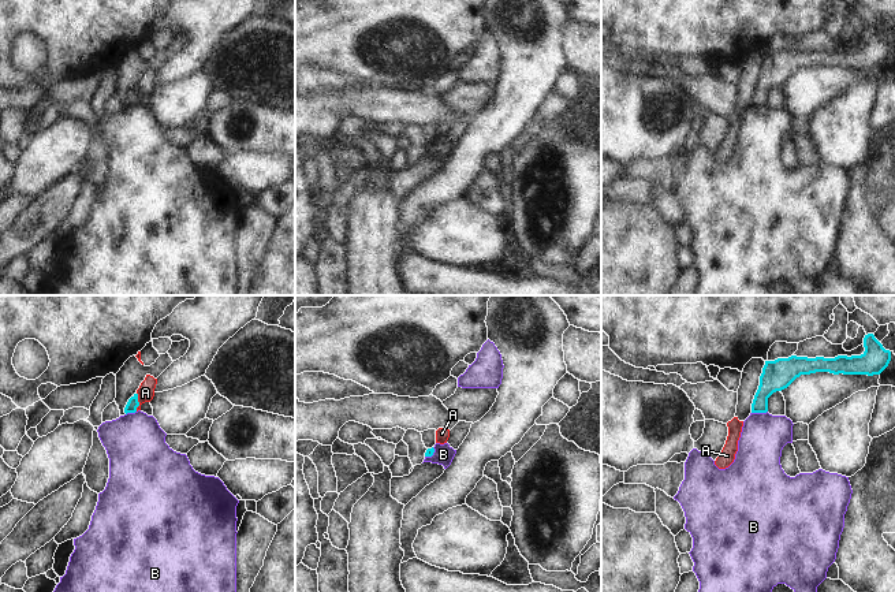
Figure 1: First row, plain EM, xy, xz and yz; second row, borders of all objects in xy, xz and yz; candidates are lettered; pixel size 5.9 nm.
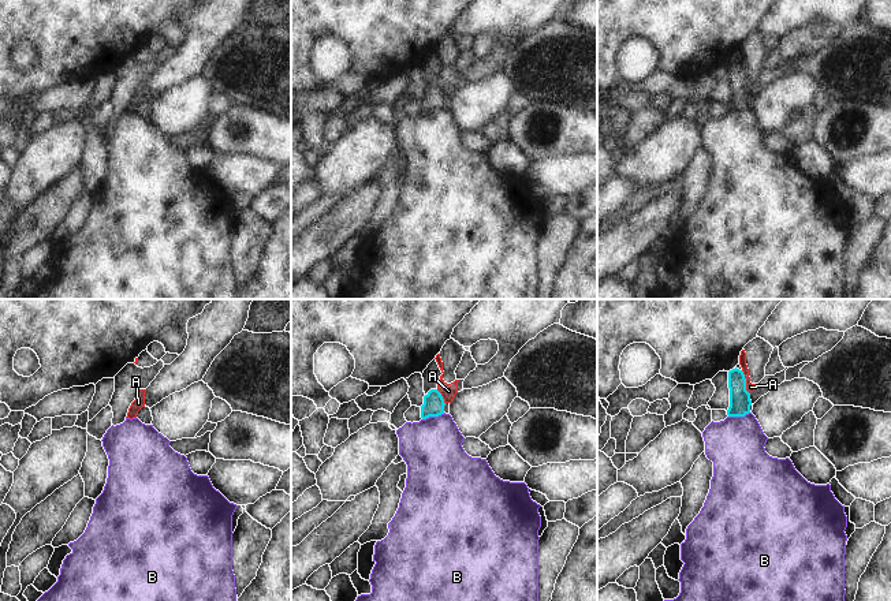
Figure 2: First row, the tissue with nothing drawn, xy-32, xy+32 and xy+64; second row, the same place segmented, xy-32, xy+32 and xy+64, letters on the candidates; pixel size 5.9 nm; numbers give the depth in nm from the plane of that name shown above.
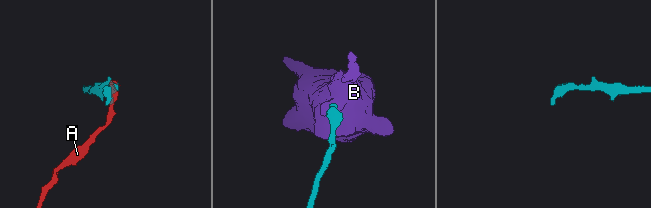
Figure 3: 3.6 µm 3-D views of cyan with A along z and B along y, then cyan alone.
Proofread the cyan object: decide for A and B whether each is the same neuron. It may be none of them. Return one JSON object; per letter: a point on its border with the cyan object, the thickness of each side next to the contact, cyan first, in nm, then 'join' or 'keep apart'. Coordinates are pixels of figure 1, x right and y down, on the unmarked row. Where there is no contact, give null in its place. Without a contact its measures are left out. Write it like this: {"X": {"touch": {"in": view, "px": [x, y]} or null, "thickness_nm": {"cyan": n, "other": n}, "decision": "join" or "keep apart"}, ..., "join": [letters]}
{"A": {"touch": {"in": "xy", "px": [138, 96]}, "thickness_nm": {"cyan": 70, "other": 100}, "decision": "keep apart"}, "B": {"touch": {"in": "yz", "px": [759, 105]}, "thickness_nm": {"cyan": 180, "other": 260}, "decision": "keep apart"}, "join": []}

